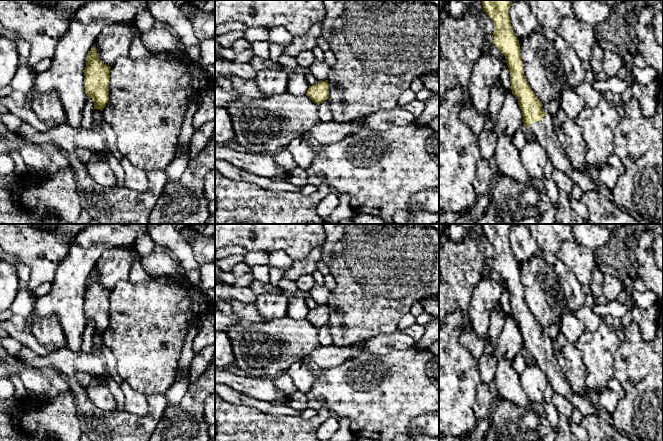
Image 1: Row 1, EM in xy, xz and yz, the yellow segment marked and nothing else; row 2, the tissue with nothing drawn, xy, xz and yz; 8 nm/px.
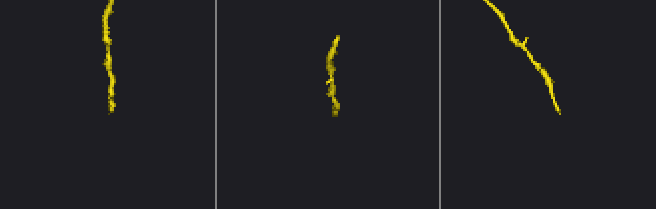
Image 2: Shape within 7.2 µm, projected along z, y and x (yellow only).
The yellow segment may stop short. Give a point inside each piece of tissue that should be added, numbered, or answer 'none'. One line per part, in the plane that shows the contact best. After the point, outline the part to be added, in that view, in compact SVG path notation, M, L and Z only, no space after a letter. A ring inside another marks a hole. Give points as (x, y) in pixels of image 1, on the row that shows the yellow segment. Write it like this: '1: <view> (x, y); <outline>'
1: yz (545, 130); M546 115L541 121L531 123L529 131L536 136L538 143L546 150L548 161L554 168L565 172L583 192L589 190L600 192L598 186L586 172L578 171L572 166L558 139L556 133L558 126L550 115Z

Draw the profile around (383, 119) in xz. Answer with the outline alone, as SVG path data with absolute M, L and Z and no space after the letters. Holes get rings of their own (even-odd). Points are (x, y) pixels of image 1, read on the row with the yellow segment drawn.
M395 107L393 109L380 110L364 117L363 128L385 130L394 125L404 125L413 122L415 119L410 112L400 107Z

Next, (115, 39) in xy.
M132 21L105 26L94 44L99 59L111 67L118 57L128 56L131 42L137 34Z

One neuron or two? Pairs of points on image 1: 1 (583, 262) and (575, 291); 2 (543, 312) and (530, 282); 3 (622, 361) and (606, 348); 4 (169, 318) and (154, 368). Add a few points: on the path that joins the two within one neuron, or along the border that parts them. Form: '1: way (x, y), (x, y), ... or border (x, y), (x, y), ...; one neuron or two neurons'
1: border (563, 263), (581, 285); two neurons
2: way (543, 305), (543, 295), (537, 289); one neuron
3: border (621, 332), (621, 344), (614, 356), (613, 377); two neurons
4: way (157, 330), (154, 333), (154, 356); one neuron

